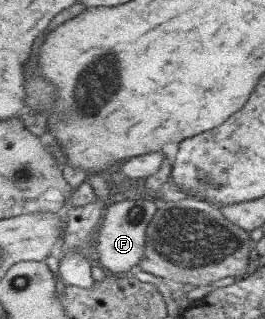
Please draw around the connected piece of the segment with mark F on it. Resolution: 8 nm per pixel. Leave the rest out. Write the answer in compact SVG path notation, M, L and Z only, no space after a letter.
M139 199L119 201L105 209L105 218L101 229L98 230L98 245L96 250L99 253L100 264L116 274L126 274L132 272L134 268L139 268L141 260L145 257L146 239L148 226L154 219L158 203L155 200Z

